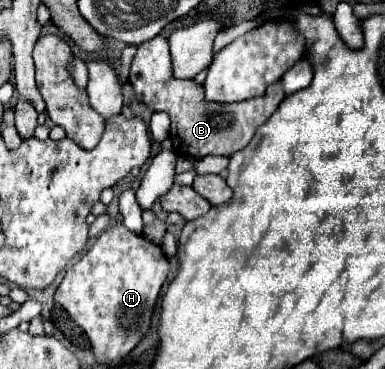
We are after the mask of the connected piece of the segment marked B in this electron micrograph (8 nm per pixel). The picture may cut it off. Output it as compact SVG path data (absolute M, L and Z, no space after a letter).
M156 36L154 40L138 46L138 52L130 68L130 84L138 94L142 94L146 106L150 106L156 112L164 110L170 114L172 144L176 148L180 146L182 154L192 156L196 160L208 154L232 156L234 152L242 150L252 140L256 128L262 126L278 108L278 104L284 100L284 90L280 88L280 80L276 80L276 84L270 84L266 94L258 98L250 98L234 104L206 102L202 84L194 84L192 80L176 80L172 76L170 50L164 36Z

